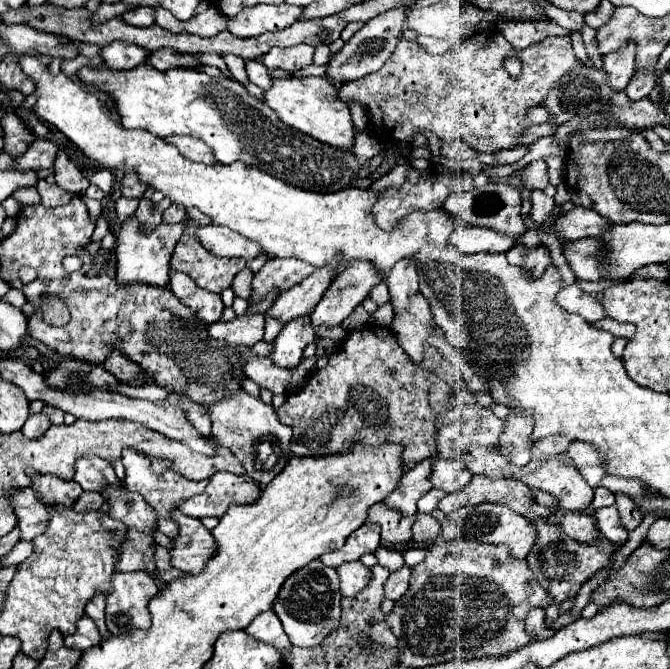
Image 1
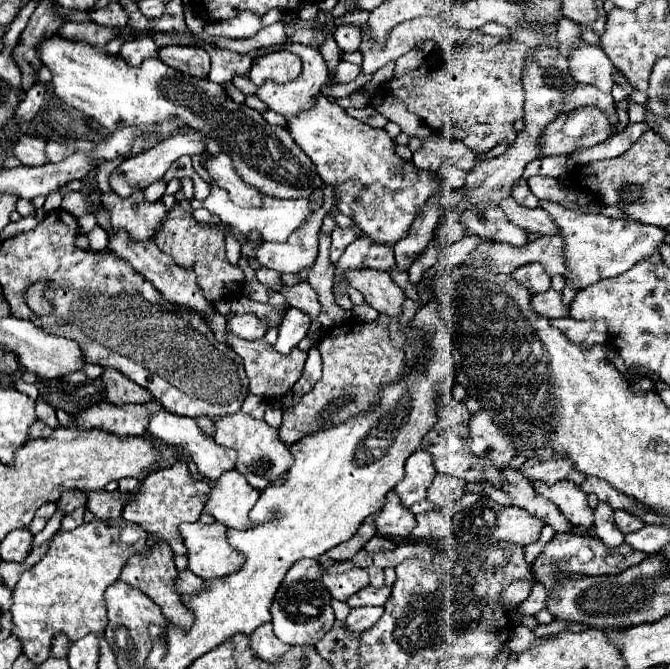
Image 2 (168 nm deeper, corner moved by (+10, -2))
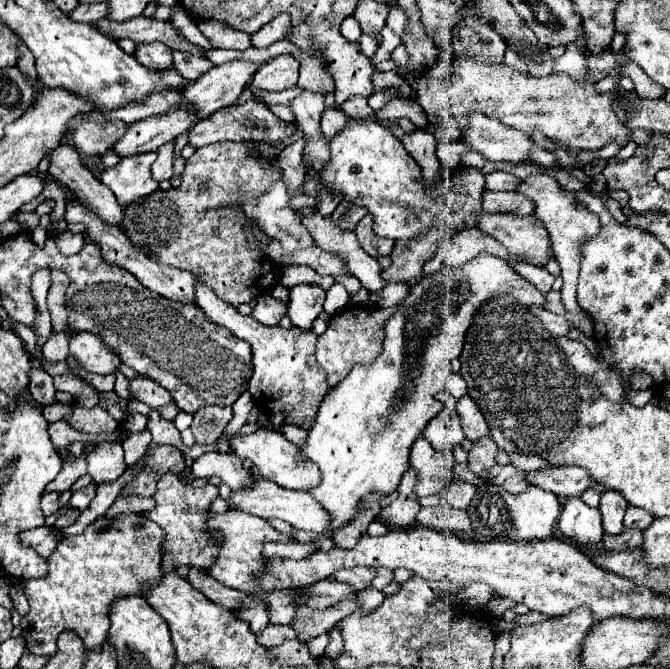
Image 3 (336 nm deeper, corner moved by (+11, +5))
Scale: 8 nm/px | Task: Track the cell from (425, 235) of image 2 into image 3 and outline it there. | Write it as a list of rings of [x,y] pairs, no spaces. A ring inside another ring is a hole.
[[[413,130],[403,136],[403,146],[411,152],[411,156],[421,164],[421,170],[425,172],[425,180],[433,182],[439,170],[439,158],[435,154],[435,136],[425,130]]]

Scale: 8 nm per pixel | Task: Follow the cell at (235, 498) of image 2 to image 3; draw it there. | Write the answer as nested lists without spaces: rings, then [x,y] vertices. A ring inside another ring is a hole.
[[[253,478],[253,488],[245,490],[245,492],[231,494],[231,502],[239,510],[255,514],[255,516],[259,516],[263,520],[281,518],[281,520],[289,522],[293,528],[297,528],[297,530],[309,530],[309,532],[319,532],[319,534],[329,532],[329,514],[325,512],[325,508],[321,508],[321,504],[317,504],[317,500],[313,500],[313,496],[309,492],[287,490],[287,488],[279,488],[277,484],[273,484],[269,480]]]

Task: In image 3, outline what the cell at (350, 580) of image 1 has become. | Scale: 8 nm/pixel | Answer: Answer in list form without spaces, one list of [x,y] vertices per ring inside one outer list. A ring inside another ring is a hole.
[[[355,566],[355,568],[349,568],[349,570],[345,568],[345,570],[339,570],[335,574],[337,582],[345,582],[345,584],[357,588],[357,592],[371,586],[373,578],[375,578],[375,570],[369,568],[369,566]]]

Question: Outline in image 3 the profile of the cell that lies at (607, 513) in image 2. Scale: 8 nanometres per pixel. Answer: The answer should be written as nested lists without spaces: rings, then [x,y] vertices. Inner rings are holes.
[[[607,490],[601,496],[599,510],[603,514],[603,530],[605,530],[605,534],[621,534],[623,532],[623,516],[625,516],[627,506],[629,506],[627,500],[615,490]]]

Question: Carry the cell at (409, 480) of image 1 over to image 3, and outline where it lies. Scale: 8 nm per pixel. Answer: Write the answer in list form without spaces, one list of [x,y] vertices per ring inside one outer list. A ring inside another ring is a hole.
[[[419,438],[411,450],[411,468],[415,468],[419,476],[415,492],[419,496],[439,494],[449,486],[455,464],[457,460],[453,452],[437,452],[425,438]]]

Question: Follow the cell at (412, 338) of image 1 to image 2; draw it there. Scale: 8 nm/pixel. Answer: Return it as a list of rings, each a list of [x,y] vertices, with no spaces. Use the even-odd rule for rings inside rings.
[[[362,269],[362,271],[350,271],[348,273],[348,281],[354,289],[358,289],[364,297],[366,297],[366,303],[372,305],[378,313],[384,313],[384,315],[390,315],[392,319],[398,319],[402,315],[402,305],[404,305],[404,291],[392,281],[390,273],[382,273],[382,271],[372,271],[372,269]]]

